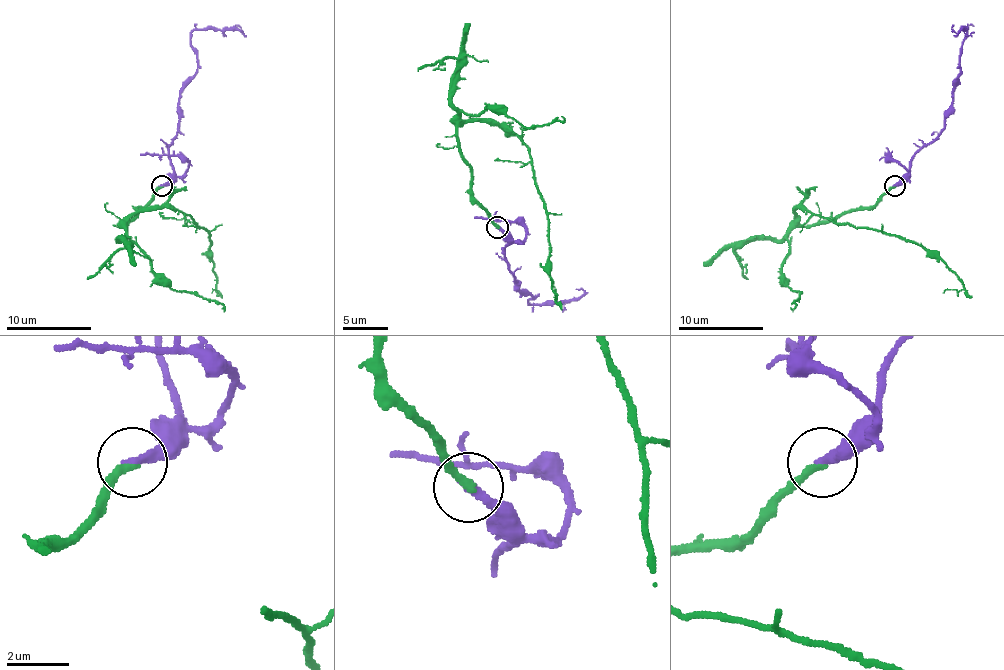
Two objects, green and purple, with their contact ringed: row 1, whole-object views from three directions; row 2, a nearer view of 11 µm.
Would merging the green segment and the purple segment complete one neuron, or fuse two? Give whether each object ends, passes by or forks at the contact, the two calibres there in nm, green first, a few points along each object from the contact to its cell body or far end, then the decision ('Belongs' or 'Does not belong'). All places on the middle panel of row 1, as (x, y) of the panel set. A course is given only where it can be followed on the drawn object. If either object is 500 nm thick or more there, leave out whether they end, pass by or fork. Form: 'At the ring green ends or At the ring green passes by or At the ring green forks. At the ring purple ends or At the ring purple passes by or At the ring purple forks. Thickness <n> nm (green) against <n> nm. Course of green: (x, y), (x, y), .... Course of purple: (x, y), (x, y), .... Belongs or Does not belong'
At the ring green ends. At the ring purple ends. Thickness 260 nm (green) against 320 nm. Course of green: (497, 227), (473, 196), (459, 126), (504, 123), (527, 148), (547, 216), (556, 300), (549, 279). Course of purple: (497, 227), (509, 239), (504, 252), (515, 288), (536, 297), (529, 304), (576, 300), (583, 293), (576, 288). Belongs

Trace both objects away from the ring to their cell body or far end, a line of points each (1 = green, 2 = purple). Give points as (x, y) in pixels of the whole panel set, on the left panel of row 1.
1: (162, 187), (126, 225), (145, 208), (168, 206), (189, 217), (208, 234), (217, 285), (210, 293)
2: (162, 185), (172, 172), (168, 151), (179, 128), (179, 92), (198, 66), (191, 33), (242, 33), (236, 24)

